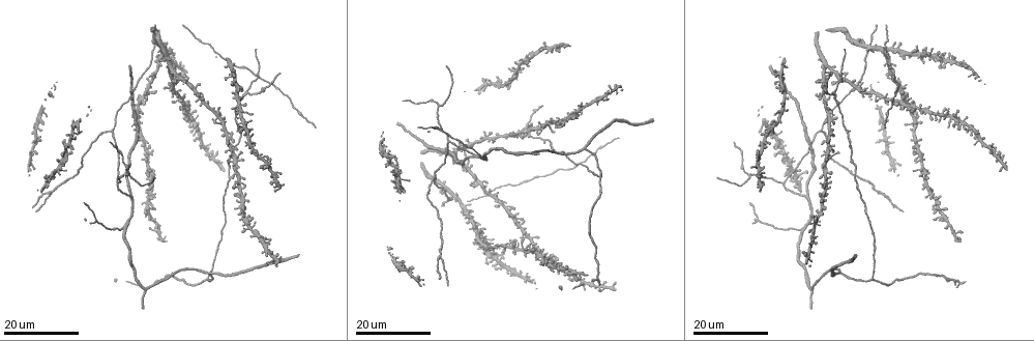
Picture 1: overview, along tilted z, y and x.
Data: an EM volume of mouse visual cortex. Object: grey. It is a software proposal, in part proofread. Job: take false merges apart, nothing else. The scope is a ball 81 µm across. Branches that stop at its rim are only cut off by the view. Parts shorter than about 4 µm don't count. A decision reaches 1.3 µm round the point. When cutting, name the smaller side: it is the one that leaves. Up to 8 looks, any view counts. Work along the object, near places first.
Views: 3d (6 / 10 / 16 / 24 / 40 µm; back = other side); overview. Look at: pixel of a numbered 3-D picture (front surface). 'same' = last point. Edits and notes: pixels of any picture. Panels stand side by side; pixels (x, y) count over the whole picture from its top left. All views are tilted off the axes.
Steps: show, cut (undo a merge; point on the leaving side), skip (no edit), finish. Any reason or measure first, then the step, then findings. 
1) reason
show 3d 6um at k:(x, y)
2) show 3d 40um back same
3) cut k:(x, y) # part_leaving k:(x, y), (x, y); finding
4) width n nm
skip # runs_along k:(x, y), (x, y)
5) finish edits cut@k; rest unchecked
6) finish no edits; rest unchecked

three arms meet
show 3d 24um at 1:(598, 176)

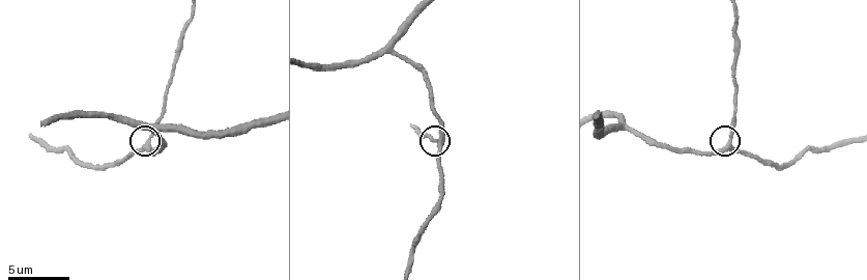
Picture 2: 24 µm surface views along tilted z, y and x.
show 3d 10um at 2:(730, 142)

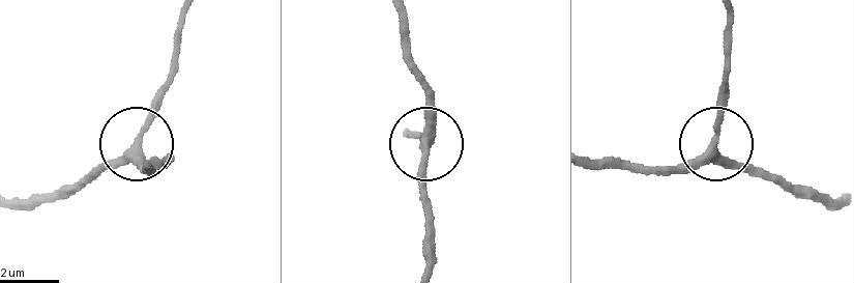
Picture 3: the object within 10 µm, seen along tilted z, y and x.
width 260 nm
skip # runs_along 3:(593, 159), (685, 166), (716, 148), (764, 168), (782, 186); one neuron here

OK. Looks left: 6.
branch point
show 3d 16um at 1:(249, 93)

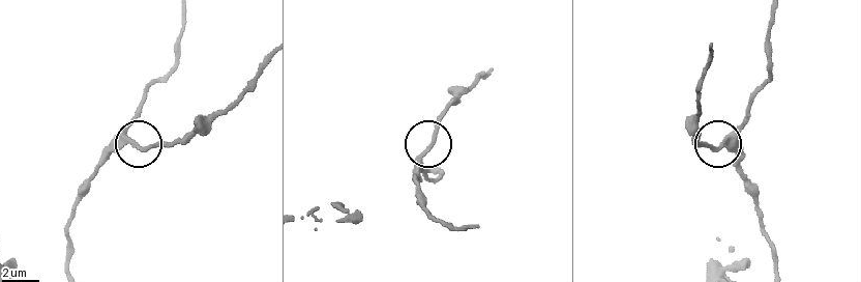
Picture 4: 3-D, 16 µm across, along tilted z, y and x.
show 3d 10um at 4:(421, 155)

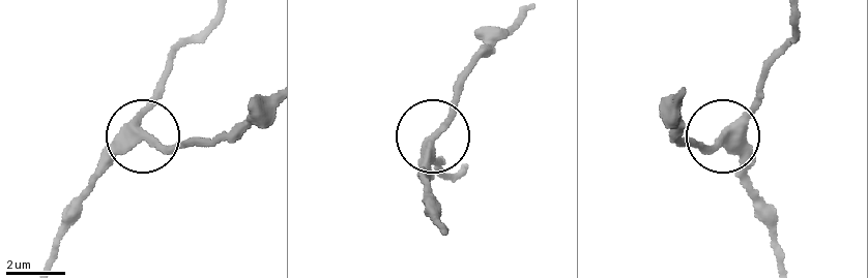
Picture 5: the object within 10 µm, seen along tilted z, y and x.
skip # runs_along 5:(49, 258), (64, 207), (135, 141), (142, 111), (163, 84); all the same neuron

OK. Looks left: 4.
three arms meet
show 3d 16um at 1:(194, 89)

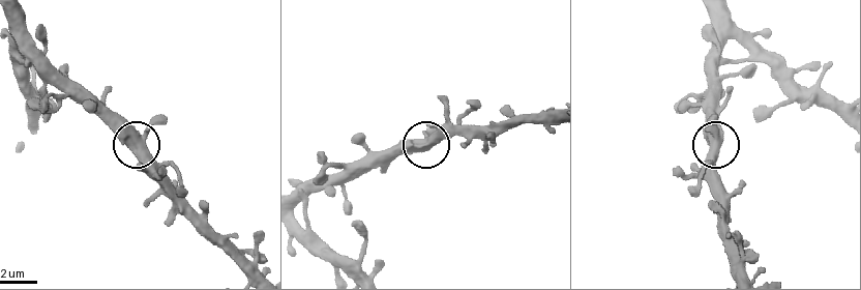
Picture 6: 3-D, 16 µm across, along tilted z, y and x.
show 3d 6um at 6:(714, 137)

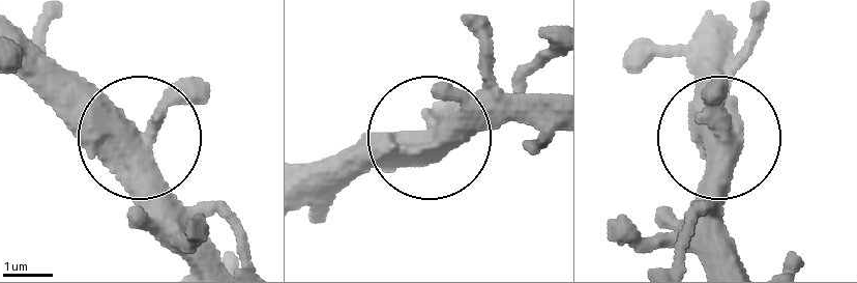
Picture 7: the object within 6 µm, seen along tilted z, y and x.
from behind
show 3d 6um back at 7:(147, 137)

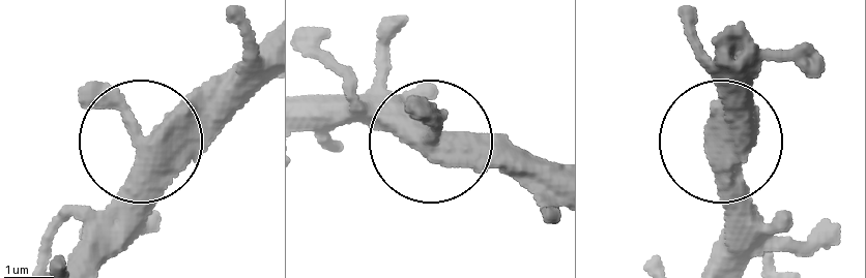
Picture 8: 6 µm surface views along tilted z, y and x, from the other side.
side_arm 16 um
skip # runs_along 8:(262, 42), (155, 129), (122, 190), (55, 211); continuous, no second neuron

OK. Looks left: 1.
finish no edits; rest unchecked

